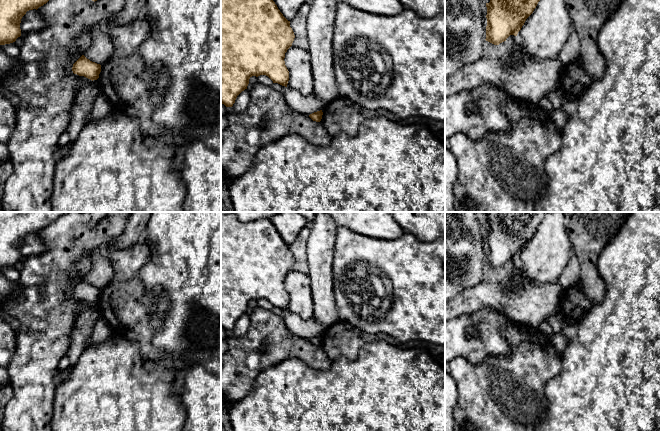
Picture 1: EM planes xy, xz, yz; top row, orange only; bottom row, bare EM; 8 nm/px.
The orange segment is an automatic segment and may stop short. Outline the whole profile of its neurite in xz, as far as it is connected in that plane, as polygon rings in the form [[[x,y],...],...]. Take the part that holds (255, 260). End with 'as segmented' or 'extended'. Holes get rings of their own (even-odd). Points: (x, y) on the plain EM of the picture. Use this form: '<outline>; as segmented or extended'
[[[233,212],[221,213],[221,327],[232,331],[237,320],[247,313],[252,300],[266,299],[273,307],[287,311],[289,295],[284,282],[294,262],[290,245],[283,240],[270,219],[244,223]]]; as segmented

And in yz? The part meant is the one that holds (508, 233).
[[[479,212],[486,213],[489,227],[487,231],[486,265],[499,269],[510,259],[517,260],[526,243],[533,237],[544,216],[549,212]]]; as segmented

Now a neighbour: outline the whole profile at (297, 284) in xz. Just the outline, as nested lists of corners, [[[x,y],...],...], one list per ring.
[[[291,270],[285,277],[284,285],[289,295],[287,312],[304,320],[313,318],[314,302],[308,274]]]

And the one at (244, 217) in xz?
[[[233,212],[239,221],[251,222],[259,219],[270,219],[281,212]]]

